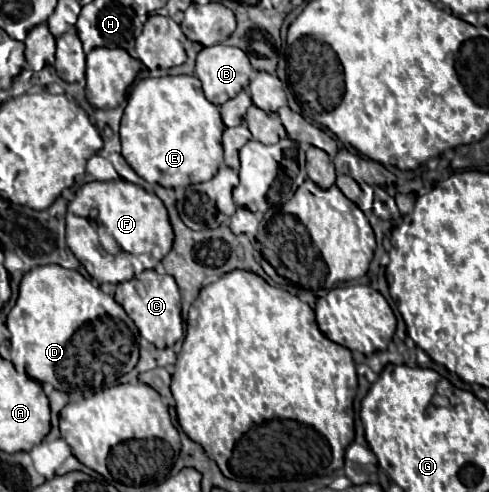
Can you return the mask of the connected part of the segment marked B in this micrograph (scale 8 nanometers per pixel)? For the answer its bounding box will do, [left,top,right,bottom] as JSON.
[195,44,251,106]

